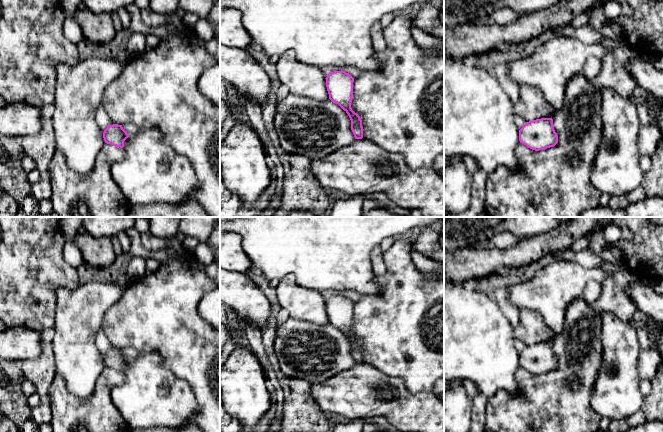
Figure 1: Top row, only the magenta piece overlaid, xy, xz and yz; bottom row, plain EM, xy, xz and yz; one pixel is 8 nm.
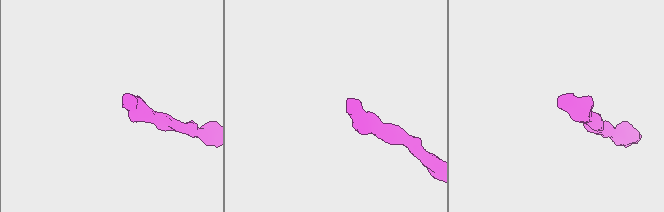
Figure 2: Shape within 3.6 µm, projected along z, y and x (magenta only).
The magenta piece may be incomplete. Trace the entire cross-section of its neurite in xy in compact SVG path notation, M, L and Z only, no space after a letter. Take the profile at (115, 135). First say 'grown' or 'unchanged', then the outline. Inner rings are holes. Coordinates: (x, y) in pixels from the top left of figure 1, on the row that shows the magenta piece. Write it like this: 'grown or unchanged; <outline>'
unchanged; M113 124L108 126L103 132L103 138L105 143L111 144L116 147L123 148L124 141L129 137L127 131L125 131L122 125Z

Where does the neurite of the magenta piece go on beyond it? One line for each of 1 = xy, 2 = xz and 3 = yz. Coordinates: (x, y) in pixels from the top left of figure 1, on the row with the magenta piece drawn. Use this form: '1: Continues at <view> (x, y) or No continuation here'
1: No continuation here
2: No continuation here
3: No continuation here

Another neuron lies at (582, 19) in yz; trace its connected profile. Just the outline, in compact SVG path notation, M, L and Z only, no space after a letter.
M583 11L580 14L578 14L574 19L571 21L570 25L573 28L580 28L582 26L588 25L590 21L590 14L589 12Z

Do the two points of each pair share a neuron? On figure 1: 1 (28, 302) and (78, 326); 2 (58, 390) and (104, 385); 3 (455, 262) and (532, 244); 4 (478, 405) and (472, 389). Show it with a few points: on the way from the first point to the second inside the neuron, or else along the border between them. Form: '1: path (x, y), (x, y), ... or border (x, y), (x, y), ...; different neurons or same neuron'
1: border (56, 291), (54, 328); different neurons
2: path (71, 403), (73, 405), (89, 405), (96, 398); same neuron
3: path (474, 262), (484, 261), (489, 258), (513, 257); same neuron
4: border (480, 392), (472, 400); different neurons

